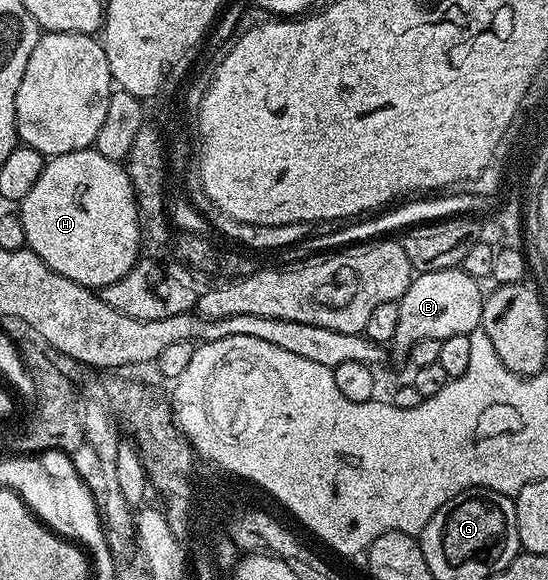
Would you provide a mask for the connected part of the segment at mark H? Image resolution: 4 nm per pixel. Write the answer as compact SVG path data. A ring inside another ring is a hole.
M96 150L73 151L72 153L64 153L63 155L47 158L46 167L40 173L39 179L36 180L36 185L32 185L28 197L24 197L21 201L20 218L24 225L26 247L34 251L36 257L40 257L40 261L44 261L44 265L48 265L48 269L52 269L56 273L68 277L68 281L76 281L85 287L101 289L112 285L112 281L120 281L120 277L124 277L124 273L128 273L128 269L132 269L140 258L140 252L142 251L142 229L141 223L138 220L138 203L134 193L133 182L130 180L127 168L119 160L104 157Z

